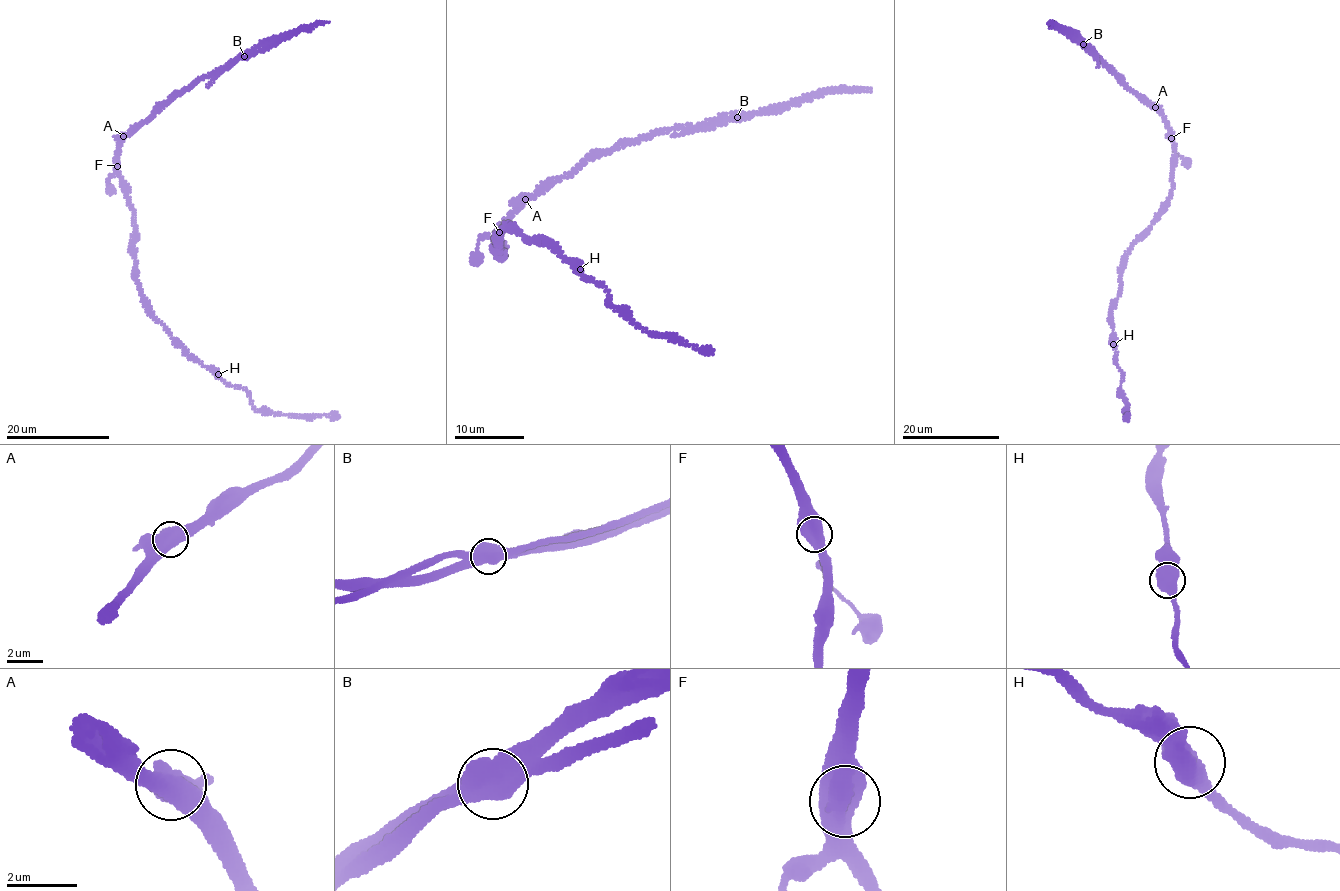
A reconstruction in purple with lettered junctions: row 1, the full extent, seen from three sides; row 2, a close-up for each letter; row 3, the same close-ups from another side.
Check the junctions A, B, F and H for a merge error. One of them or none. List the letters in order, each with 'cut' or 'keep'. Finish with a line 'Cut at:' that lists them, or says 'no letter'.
A: keep
B: cut
F: keep
H: keep
Cut at: B

